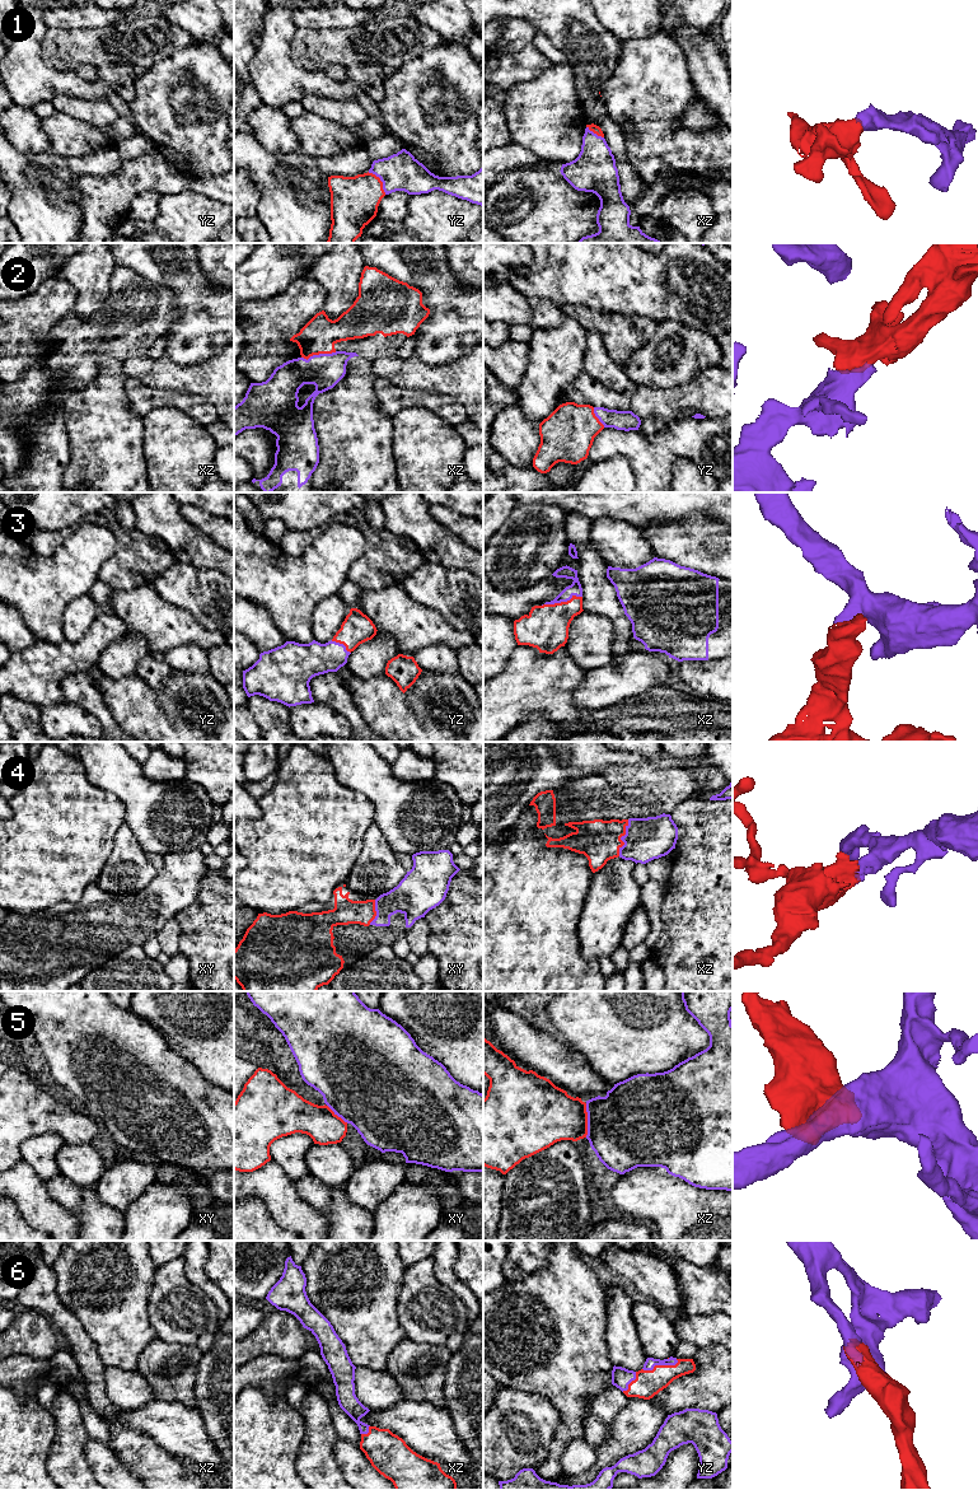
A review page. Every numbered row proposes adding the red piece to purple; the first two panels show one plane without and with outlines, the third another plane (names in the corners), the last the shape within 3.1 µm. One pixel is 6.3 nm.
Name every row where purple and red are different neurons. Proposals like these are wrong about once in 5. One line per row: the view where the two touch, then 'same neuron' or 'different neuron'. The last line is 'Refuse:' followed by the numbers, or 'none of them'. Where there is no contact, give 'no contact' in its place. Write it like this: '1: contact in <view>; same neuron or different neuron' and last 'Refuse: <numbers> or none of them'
1: contact in yz; same neuron
2: contact in xz; same neuron
3: contact in xz; same neuron
4: contact in xz; same neuron
5: contact in xz; different neuron
6: contact in yz; same neuron
Refuse: 5

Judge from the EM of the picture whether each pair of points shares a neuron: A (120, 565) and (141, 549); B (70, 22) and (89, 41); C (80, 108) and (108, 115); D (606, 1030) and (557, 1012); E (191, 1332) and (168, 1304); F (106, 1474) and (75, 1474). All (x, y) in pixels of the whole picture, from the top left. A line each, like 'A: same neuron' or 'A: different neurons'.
A: same neuron
B: different neurons
C: same neuron
D: same neuron
E: same neuron
F: different neurons

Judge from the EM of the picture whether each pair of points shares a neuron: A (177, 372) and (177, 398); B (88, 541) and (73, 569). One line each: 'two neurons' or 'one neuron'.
A: two neurons
B: one neuron

